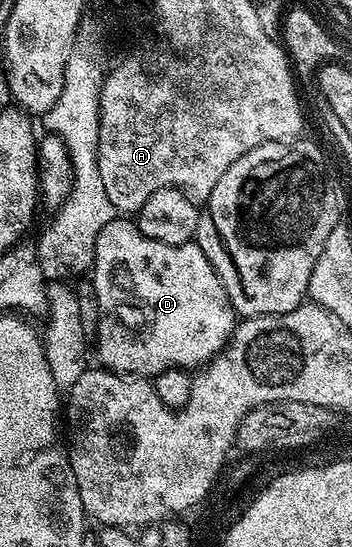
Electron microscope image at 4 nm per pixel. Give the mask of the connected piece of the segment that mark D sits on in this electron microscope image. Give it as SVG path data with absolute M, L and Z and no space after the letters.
M117 216L95 241L95 264L93 267L93 293L99 301L99 325L93 350L99 353L98 365L105 370L122 372L148 380L166 370L202 368L227 347L231 333L235 331L237 317L231 307L231 298L219 279L207 254L192 240L174 246L149 240L127 216Z

